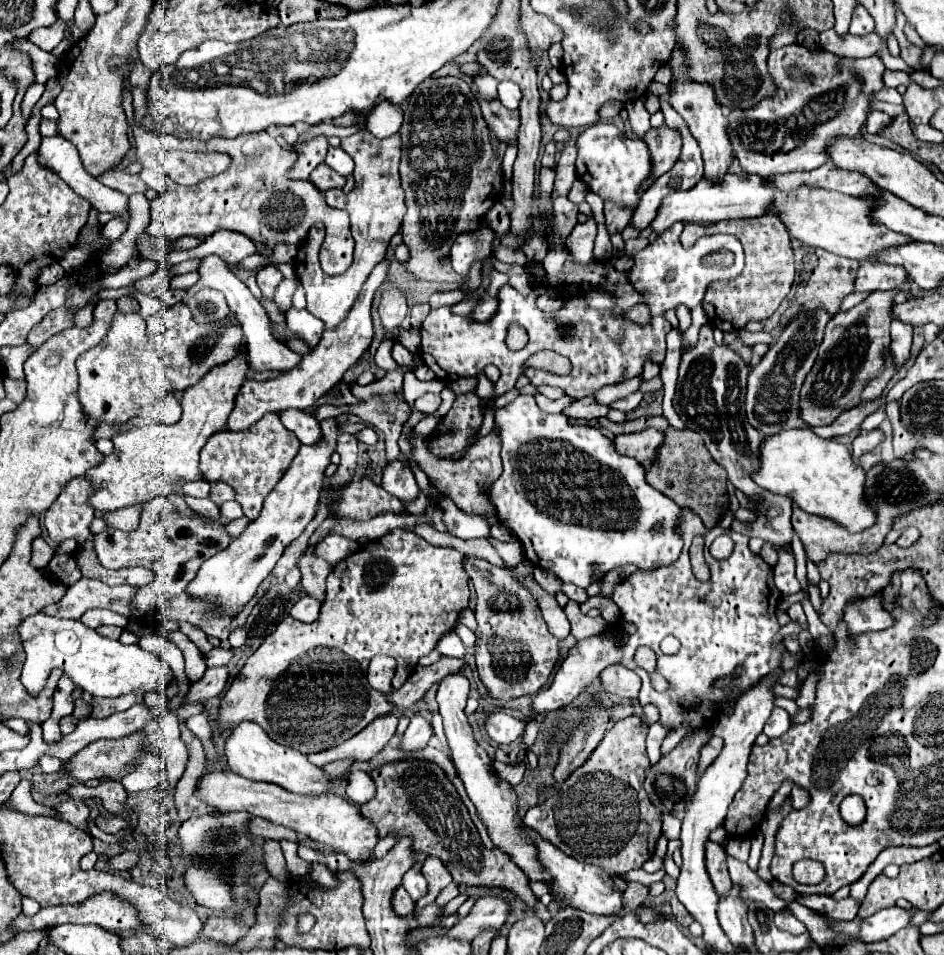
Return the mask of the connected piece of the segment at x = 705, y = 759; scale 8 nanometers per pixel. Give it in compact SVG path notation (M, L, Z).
M712 736L712 740L704 746L702 754L700 754L700 764L698 764L698 776L702 776L702 772L706 770L708 764L712 764L712 760L720 754L722 750L722 738L718 736Z

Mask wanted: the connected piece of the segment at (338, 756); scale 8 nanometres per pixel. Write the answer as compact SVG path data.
M388 714L376 718L368 728L364 728L360 734L352 736L348 742L328 748L324 752L308 755L308 760L316 766L324 766L334 760L344 760L344 758L354 758L354 760L370 760L374 754L378 754L388 740L394 736L398 726L398 718Z

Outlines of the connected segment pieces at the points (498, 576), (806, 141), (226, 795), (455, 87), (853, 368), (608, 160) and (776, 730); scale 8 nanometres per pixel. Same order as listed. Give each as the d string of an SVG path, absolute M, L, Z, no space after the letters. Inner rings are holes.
M464 556L464 570L476 588L476 670L492 698L510 702L514 698L536 694L550 678L556 662L560 660L558 640L548 632L534 596L522 588L514 576L496 568L490 562Z
M800 44L772 50L768 68L778 86L776 96L762 100L752 110L732 110L728 116L728 134L734 154L746 172L762 176L792 170L814 170L826 164L830 160L828 146L832 140L860 134L868 116L872 94L884 86L884 64L880 58L838 58L824 50L806 50ZM836 66L842 66L842 70L838 72ZM794 68L798 74L792 74Z
M222 770L222 772L210 772L200 780L200 786L196 790L196 796L218 808L220 812L250 812L252 816L268 818L270 822L288 826L296 830L298 834L304 834L306 838L330 846L340 854L346 854L354 862L368 862L374 860L372 852L374 846L378 844L378 834L376 826L368 822L354 806L352 802L336 796L336 794L322 794L316 798L300 796L300 794L288 794L288 790L282 790L280 786L268 784L268 782L254 782L244 776L232 774L232 770Z
M428 78L428 80L424 80L414 90L414 94L406 100L402 110L404 110L404 122L398 130L398 134L402 138L400 176L402 176L402 188L406 190L408 212L404 216L400 232L404 234L404 244L410 250L410 260L406 260L404 266L416 280L456 282L462 286L464 278L460 274L456 274L450 264L442 264L442 260L450 254L452 242L460 234L476 232L480 228L482 216L504 194L502 158L504 158L508 144L502 142L498 146L498 150L494 152L490 132L482 118L478 100L472 94L470 86L460 78Z
M888 290L888 292L872 292L868 300L864 300L862 304L850 308L848 312L838 312L826 326L826 334L824 340L820 344L820 354L816 358L814 368L810 370L808 378L804 380L804 386L800 390L800 418L804 418L804 422L808 422L810 426L826 426L832 424L844 410L854 408L860 402L860 394L864 390L864 386L876 378L880 374L880 370L884 368L884 358L888 352L888 344L890 344L890 318L888 318L888 310L892 306L892 298L898 290Z
M596 122L588 126L576 140L578 158L576 158L576 172L578 178L594 190L600 198L610 198L622 204L634 204L638 200L638 188L642 186L644 178L648 178L652 164L648 148L638 138L622 138L620 130L608 122Z
M774 708L772 714L770 714L770 718L768 718L768 722L766 722L766 726L764 726L764 734L768 738L778 738L788 728L790 728L790 716L788 716L788 712L782 710L782 708Z

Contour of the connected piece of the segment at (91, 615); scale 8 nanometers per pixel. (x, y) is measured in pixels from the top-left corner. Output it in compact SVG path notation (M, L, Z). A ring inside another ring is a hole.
M90 610L86 612L80 622L88 628L98 628L98 626L120 626L124 628L128 624L128 620L112 610Z

